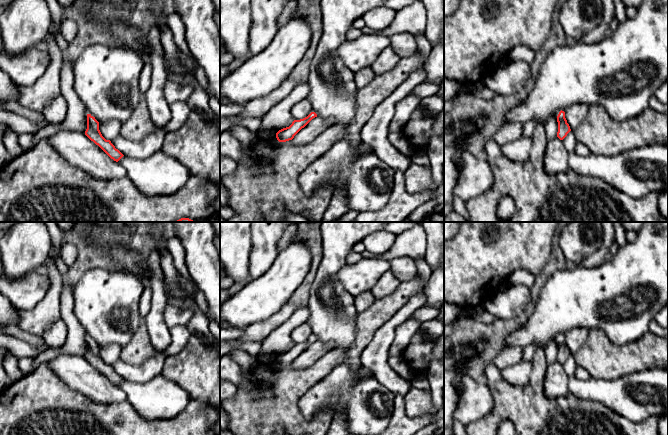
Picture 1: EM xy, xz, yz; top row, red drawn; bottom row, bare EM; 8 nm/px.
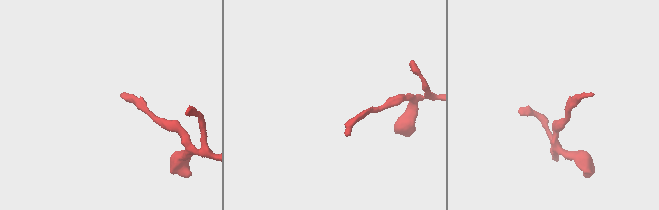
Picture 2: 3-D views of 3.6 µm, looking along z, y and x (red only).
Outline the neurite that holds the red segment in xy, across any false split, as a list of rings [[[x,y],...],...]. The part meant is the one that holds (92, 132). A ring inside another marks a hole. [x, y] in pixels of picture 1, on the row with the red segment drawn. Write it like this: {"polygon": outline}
{"polygon": [[[87,114],[87,129],[85,135],[98,145],[111,159],[118,162],[124,155],[115,148],[110,140],[106,140],[100,130],[99,122],[91,114]]]}

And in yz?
{"polygon": [[[560,111],[557,116],[557,122],[558,122],[558,132],[557,137],[560,140],[563,140],[567,134],[571,131],[569,124],[567,123],[567,120],[565,118],[565,112]]]}

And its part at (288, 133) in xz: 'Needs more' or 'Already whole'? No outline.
Already whole

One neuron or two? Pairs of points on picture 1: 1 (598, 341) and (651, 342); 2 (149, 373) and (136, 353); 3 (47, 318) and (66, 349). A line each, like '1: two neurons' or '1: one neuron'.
1: one neuron
2: two neurons
3: two neurons

